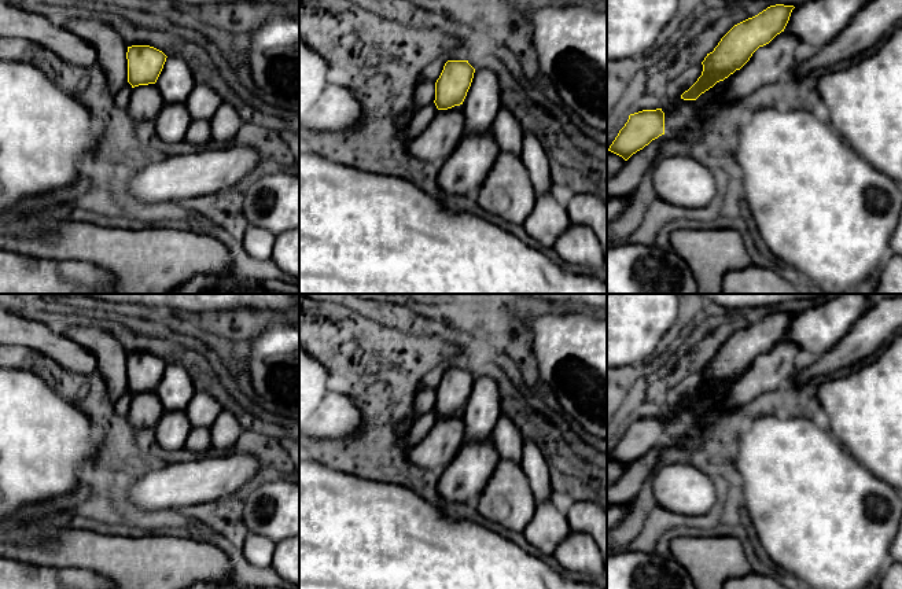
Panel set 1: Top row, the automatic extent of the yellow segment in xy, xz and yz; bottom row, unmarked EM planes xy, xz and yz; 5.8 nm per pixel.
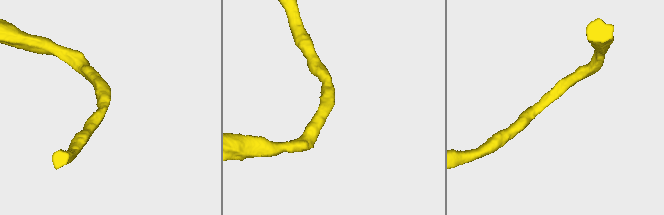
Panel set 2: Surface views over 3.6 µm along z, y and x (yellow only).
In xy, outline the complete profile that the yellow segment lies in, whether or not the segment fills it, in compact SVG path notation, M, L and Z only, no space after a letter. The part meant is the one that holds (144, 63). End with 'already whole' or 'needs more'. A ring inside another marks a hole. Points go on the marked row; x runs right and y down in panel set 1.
M150 45L128 47L128 82L132 88L155 84L166 58L162 51Z | already whole

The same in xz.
M448 60L435 82L435 106L448 110L463 104L471 86L475 69L468 60Z | already whole

